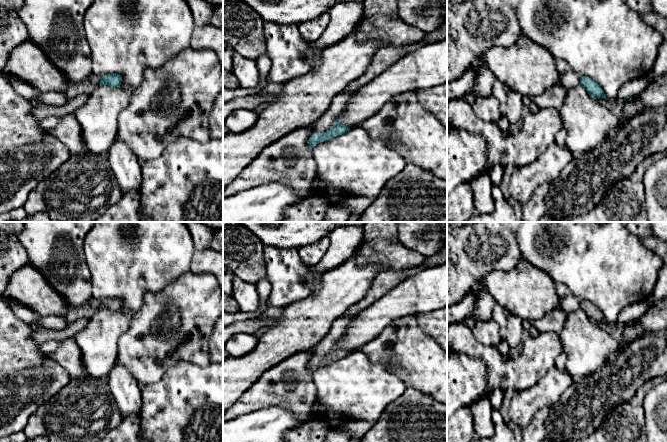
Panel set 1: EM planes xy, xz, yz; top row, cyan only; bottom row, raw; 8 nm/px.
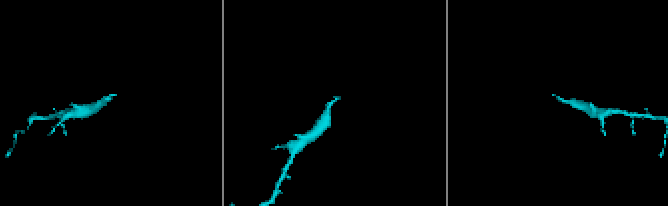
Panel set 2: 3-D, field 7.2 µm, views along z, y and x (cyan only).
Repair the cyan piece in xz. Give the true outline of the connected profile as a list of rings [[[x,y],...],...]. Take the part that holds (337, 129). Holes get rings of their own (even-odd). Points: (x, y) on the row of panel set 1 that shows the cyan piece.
[[[336,119],[333,123],[333,126],[322,134],[313,133],[309,138],[309,147],[312,150],[317,144],[327,141],[333,137],[342,135],[349,131],[350,128],[343,124],[340,124]]]

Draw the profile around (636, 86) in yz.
[[[647,76],[626,82],[619,90],[619,96],[628,97],[641,93],[649,84]]]

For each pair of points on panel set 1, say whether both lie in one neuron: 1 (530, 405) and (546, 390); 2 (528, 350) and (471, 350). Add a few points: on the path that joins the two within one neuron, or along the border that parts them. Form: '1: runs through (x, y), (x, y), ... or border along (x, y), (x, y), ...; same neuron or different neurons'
1: runs through (534, 401), (542, 394); same neuron
2: runs through (514, 364), (498, 364), (485, 352); same neuron

